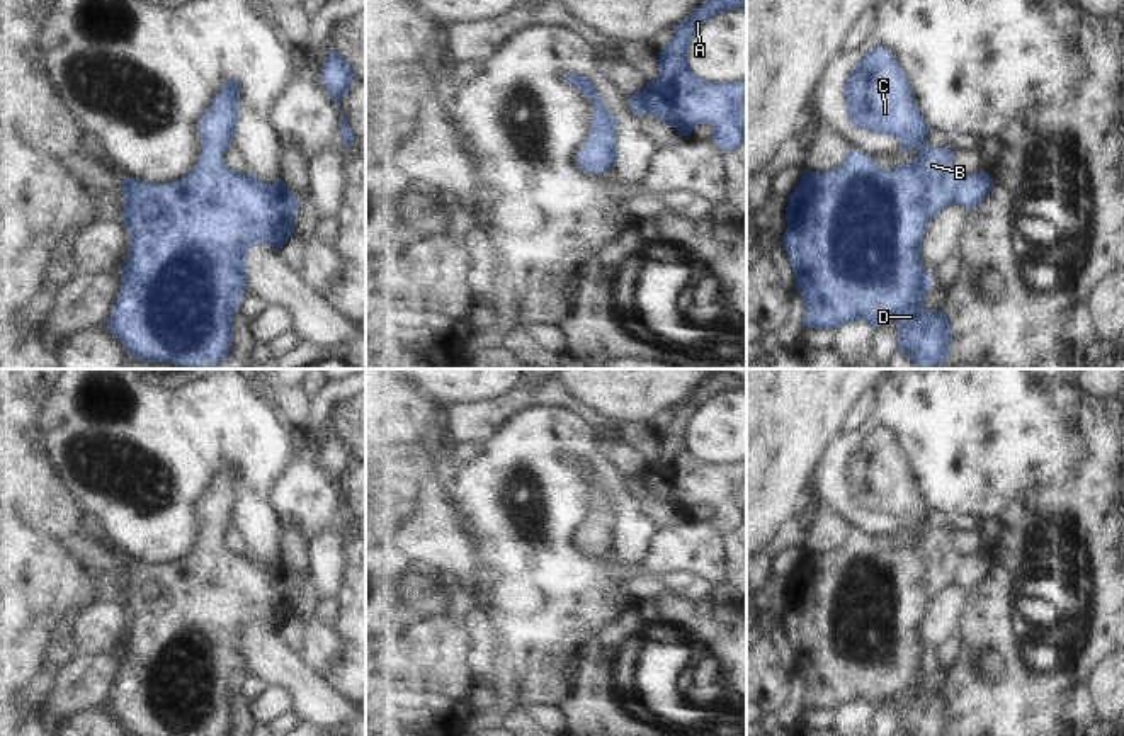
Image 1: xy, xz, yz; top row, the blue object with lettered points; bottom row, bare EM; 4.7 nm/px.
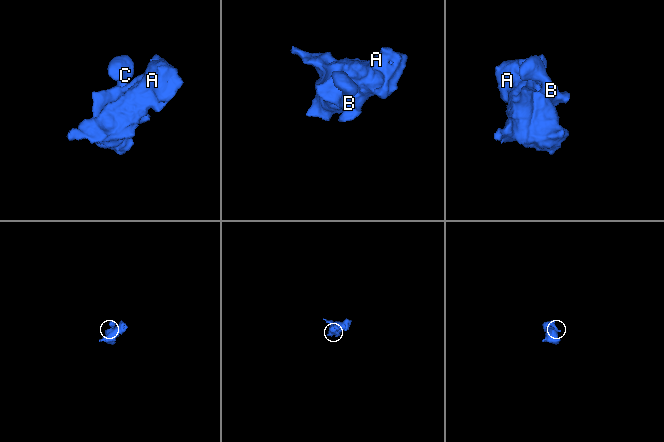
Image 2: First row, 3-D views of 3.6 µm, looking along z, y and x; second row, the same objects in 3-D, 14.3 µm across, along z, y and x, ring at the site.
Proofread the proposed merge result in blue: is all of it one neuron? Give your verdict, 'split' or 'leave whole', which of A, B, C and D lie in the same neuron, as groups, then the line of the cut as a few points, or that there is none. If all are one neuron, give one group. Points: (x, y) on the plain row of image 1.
leave whole | A B C D | no cut

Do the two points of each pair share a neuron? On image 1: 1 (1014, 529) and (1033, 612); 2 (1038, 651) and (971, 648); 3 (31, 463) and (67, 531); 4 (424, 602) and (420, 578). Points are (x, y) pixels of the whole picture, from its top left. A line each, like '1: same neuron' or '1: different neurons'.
1: same neuron
2: same neuron
3: same neuron
4: same neuron

